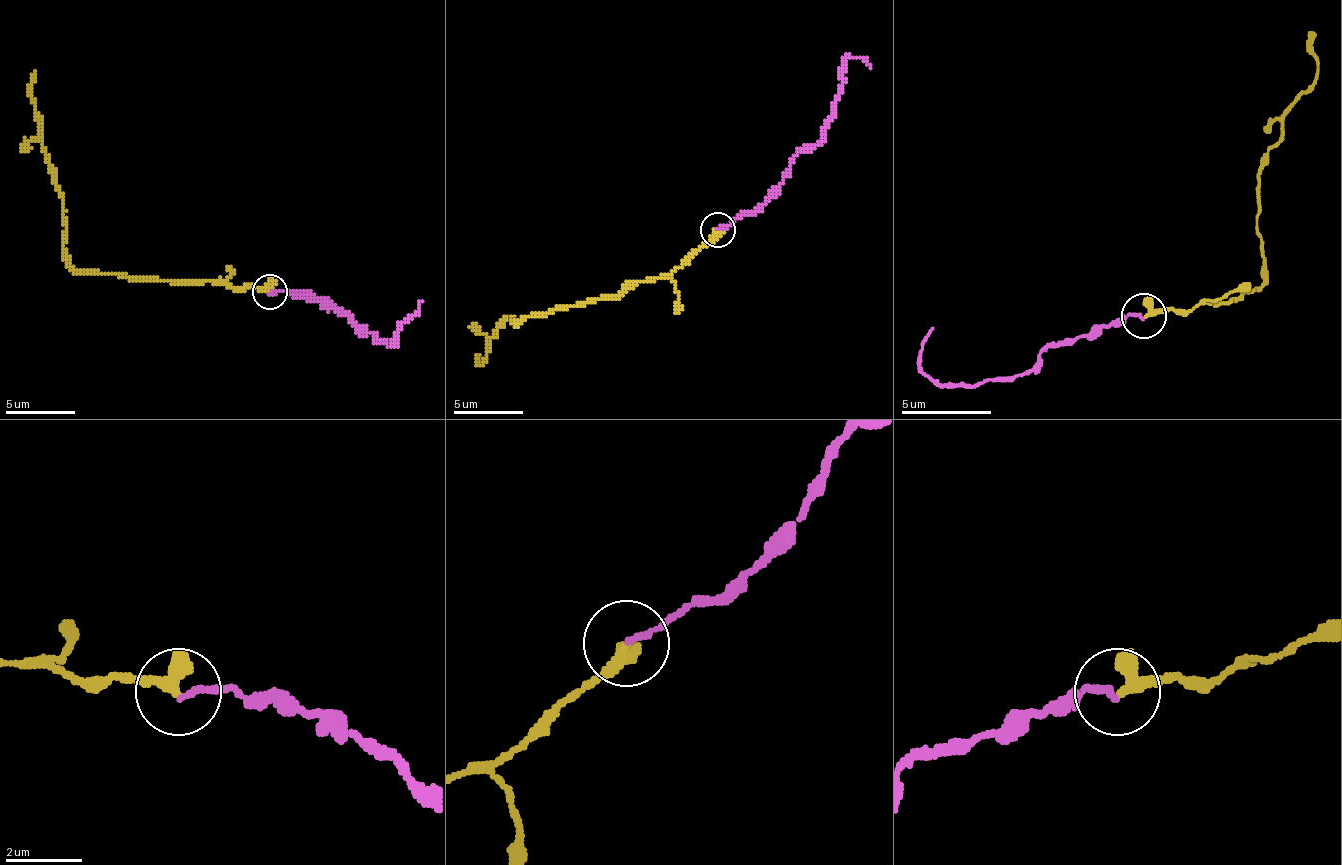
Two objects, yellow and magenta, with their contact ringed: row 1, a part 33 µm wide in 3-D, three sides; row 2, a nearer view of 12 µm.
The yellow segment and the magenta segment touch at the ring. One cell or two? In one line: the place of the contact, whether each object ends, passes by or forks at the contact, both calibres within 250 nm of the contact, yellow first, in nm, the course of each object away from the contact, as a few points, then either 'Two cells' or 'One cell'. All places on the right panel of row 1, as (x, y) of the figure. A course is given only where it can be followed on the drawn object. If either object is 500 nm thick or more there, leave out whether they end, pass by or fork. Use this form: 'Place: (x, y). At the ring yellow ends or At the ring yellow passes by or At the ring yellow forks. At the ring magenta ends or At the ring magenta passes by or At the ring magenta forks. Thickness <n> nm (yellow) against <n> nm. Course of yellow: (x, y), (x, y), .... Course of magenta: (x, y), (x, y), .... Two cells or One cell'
Place: (1143, 316). At the ring yellow ends. At the ring magenta ends. Thickness 400 nm (yellow) against 140 nm. Course of yellow: (1142, 315), (1228, 301), (1264, 283), (1255, 220), (1260, 170), (1282, 134), (1282, 111), (1319, 71), (1310, 30). Course of magenta: (1142, 319), (1120, 315), (1052, 342), (1025, 373), (971, 382), (934, 382), (921, 364), (934, 328). Two cells

